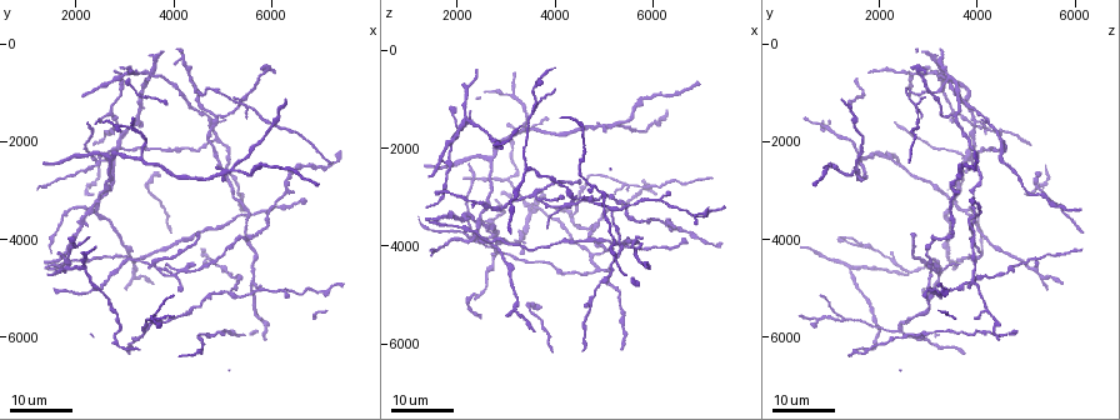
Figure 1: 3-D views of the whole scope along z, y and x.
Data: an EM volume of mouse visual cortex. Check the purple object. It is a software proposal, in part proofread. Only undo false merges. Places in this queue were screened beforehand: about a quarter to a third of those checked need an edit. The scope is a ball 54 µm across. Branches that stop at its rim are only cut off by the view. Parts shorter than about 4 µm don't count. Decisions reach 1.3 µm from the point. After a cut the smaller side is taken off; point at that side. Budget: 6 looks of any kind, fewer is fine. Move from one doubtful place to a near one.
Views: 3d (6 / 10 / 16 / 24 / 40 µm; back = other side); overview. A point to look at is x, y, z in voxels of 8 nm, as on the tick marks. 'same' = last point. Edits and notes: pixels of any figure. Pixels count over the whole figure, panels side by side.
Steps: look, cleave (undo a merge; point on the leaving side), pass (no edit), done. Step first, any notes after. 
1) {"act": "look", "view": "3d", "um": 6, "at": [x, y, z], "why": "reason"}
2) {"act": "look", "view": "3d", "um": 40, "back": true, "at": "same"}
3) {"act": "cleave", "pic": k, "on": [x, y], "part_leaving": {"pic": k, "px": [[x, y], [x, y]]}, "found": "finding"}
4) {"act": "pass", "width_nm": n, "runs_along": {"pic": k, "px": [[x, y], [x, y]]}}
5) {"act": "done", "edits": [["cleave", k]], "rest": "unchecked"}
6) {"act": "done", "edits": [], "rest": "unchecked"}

{"act": "look", "view": "3d", "um": 24, "at": [2700, 2350, 2150], "why": "three arms meet"}

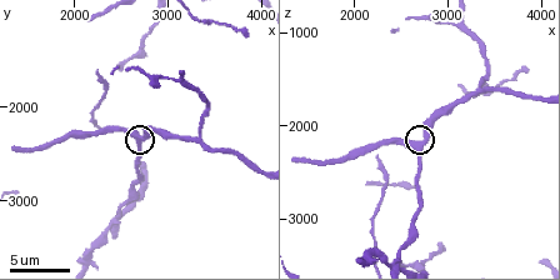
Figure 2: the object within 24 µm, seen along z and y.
{"act": "look", "view": "3d", "um": 10, "at": "same", "why": "zoom in"}

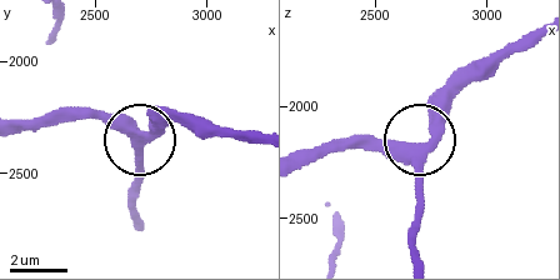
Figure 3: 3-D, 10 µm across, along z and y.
{"act": "look", "view": "3d", "um": 6, "at": [2730, 2320, 2160], "why": "zoom in"}

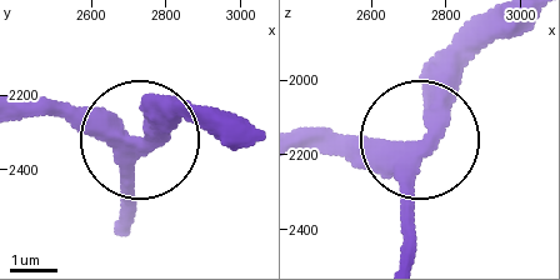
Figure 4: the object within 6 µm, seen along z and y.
{"act": "pass", "side_arm_um": 12, "runs_along": {"pic": 4, "px": [[124, 225], [128, 145], [20, 118]]}, "found": "one neuron here"}

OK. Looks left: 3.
{"act": "look", "view": "3d", "um": 16, "at": [3700, 4700, 3100], "why": "two arms in line, one across"}

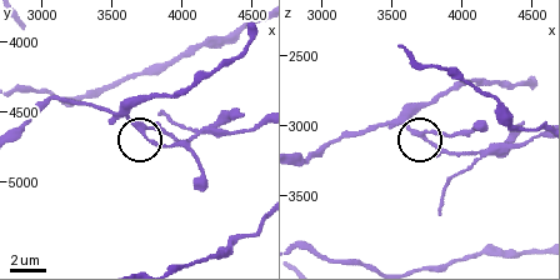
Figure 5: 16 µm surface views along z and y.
{"act": "look", "view": "3d", "um": 6, "at": [3700, 4640, 3060]}

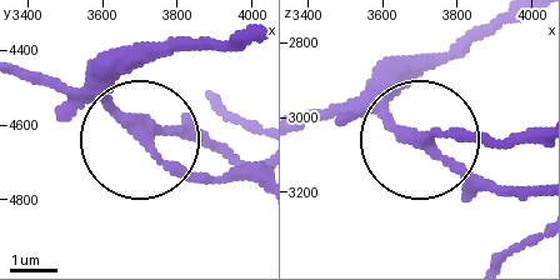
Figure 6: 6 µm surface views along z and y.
{"act": "pass", "arms": 3, "runs_along": {"pic": 6, "px": [[531, 185], [471, 178], [431, 141], [539, 138]]}, "found": "continuous, no second neuron"}

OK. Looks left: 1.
{"act": "done", "edits": [], "rest": "unchecked"}

